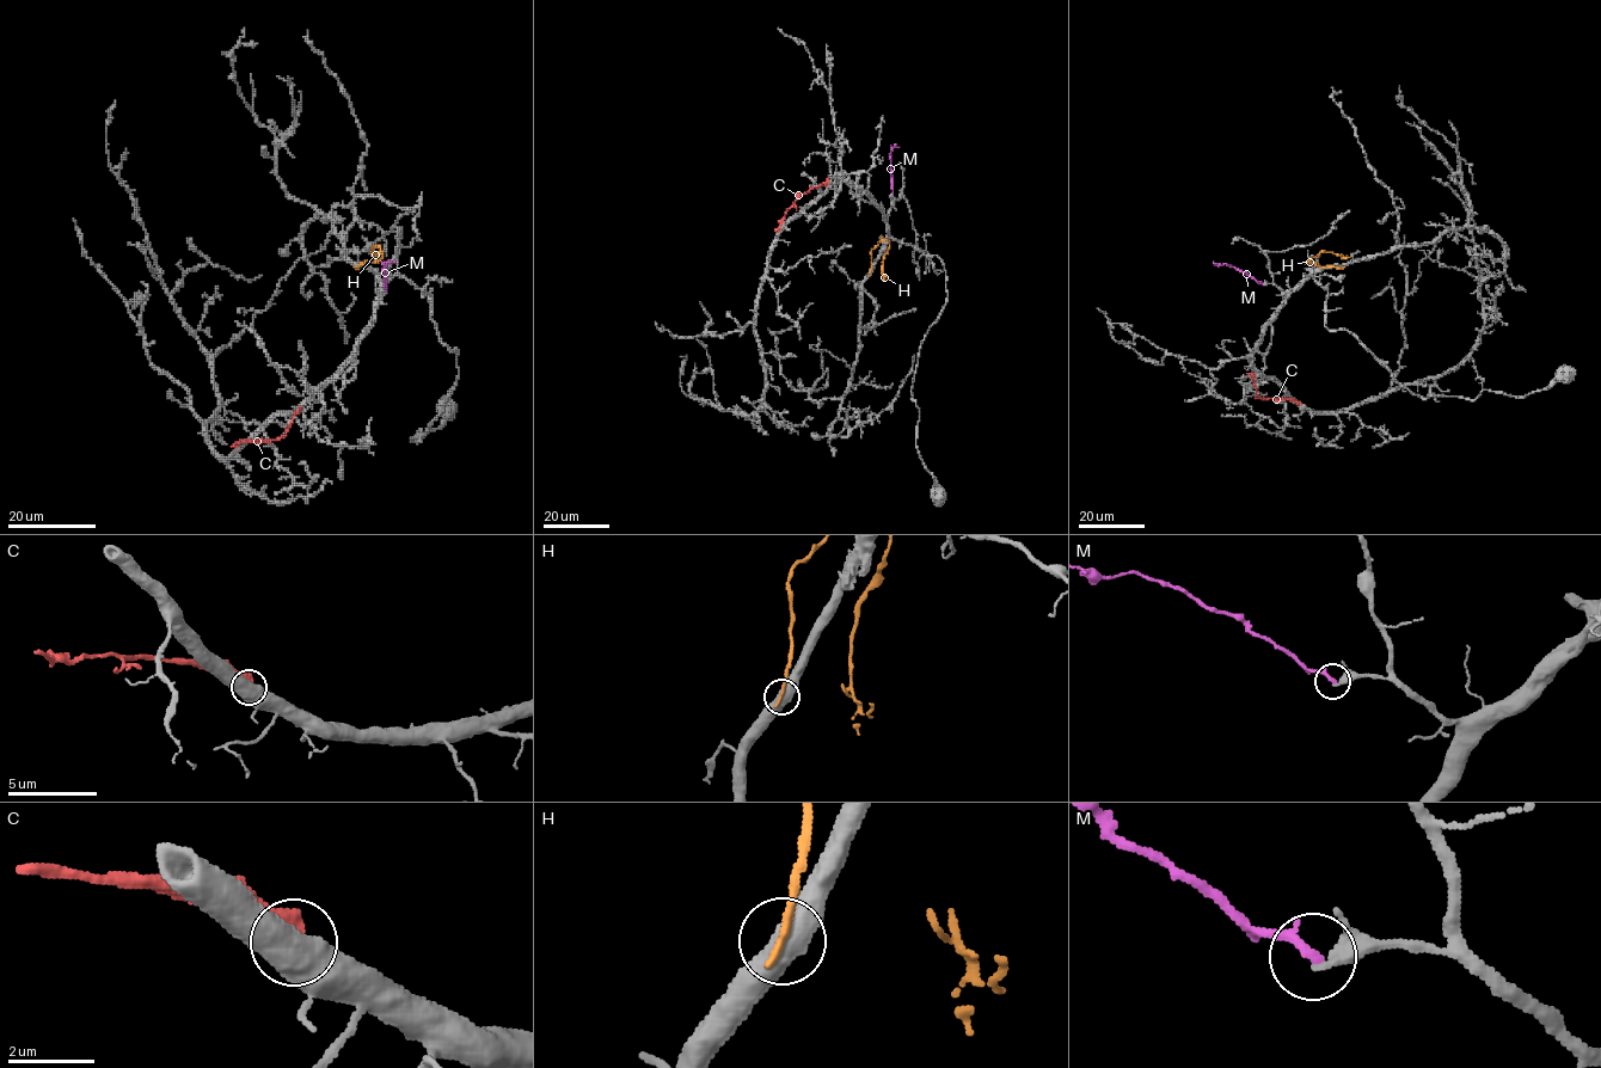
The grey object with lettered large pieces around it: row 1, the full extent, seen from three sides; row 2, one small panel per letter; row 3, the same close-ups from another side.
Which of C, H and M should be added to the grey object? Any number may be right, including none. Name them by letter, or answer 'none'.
none

